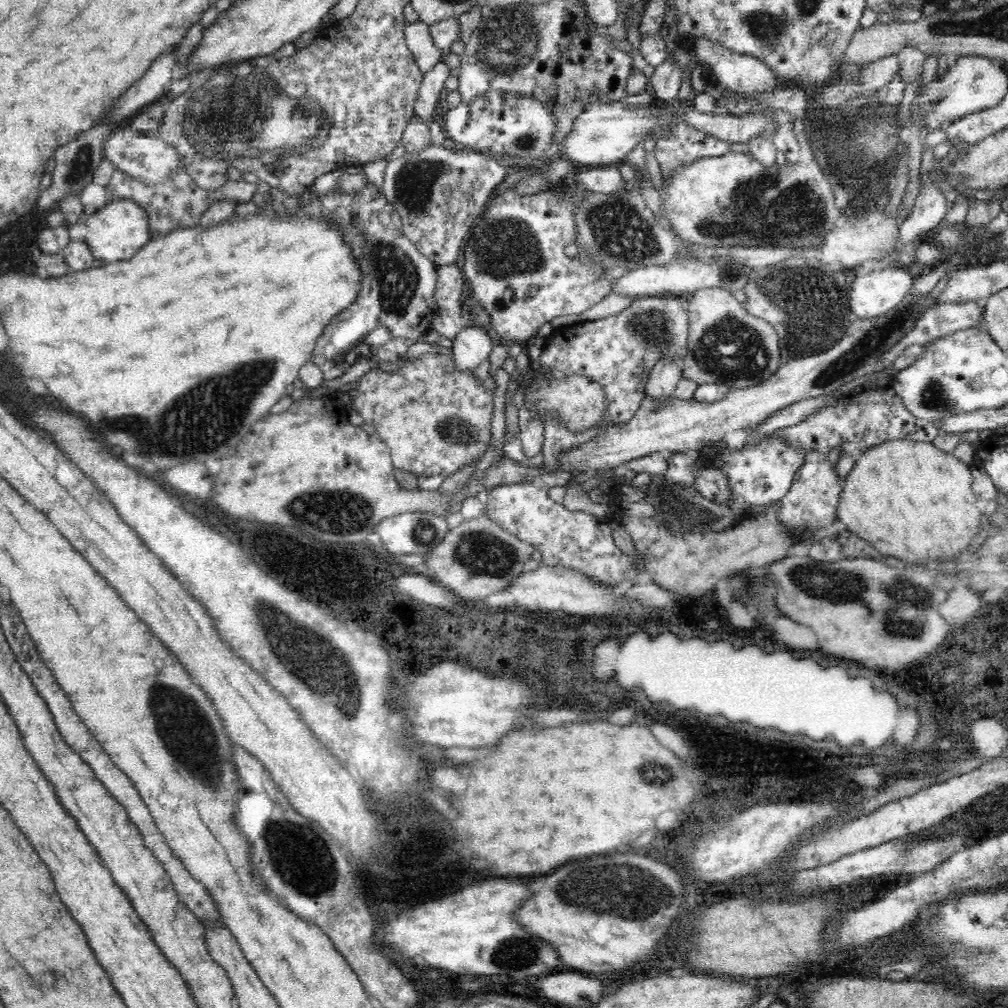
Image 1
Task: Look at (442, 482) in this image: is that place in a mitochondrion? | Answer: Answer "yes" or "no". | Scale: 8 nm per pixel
no

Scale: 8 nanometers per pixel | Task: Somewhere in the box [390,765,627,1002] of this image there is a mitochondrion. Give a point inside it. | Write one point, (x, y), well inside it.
(513, 948)

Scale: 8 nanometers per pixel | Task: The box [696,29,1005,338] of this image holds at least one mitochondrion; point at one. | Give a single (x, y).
(729, 272)

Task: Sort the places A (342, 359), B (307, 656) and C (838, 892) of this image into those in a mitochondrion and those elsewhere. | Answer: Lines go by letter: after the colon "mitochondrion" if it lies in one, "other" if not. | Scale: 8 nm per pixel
A: other
B: mitochondrion
C: other

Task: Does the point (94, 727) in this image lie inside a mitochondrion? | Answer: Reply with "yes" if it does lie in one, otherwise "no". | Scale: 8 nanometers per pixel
no

